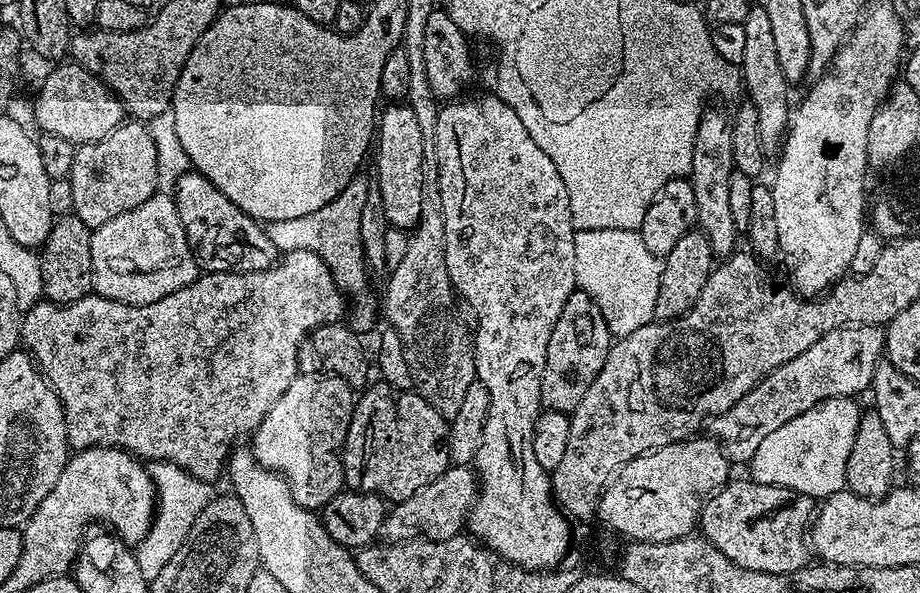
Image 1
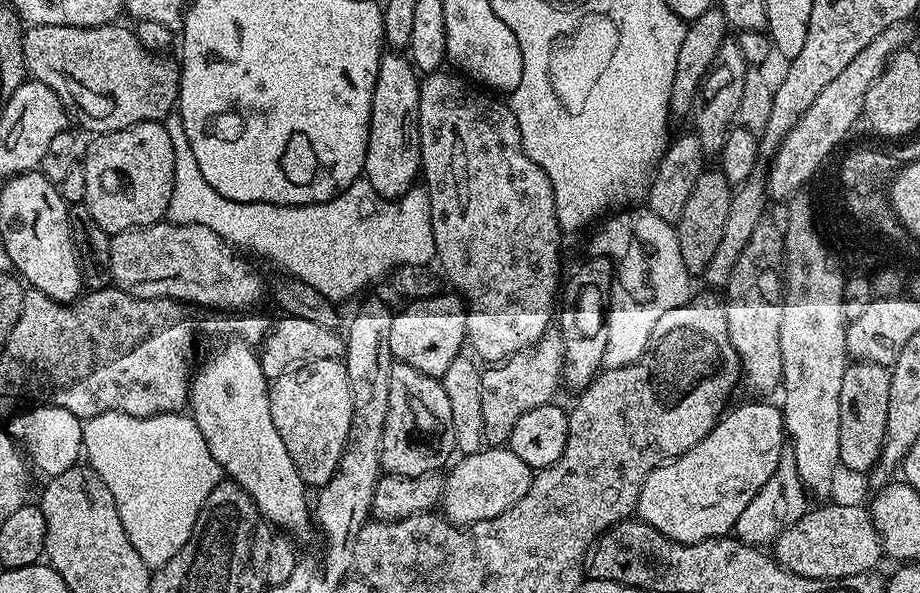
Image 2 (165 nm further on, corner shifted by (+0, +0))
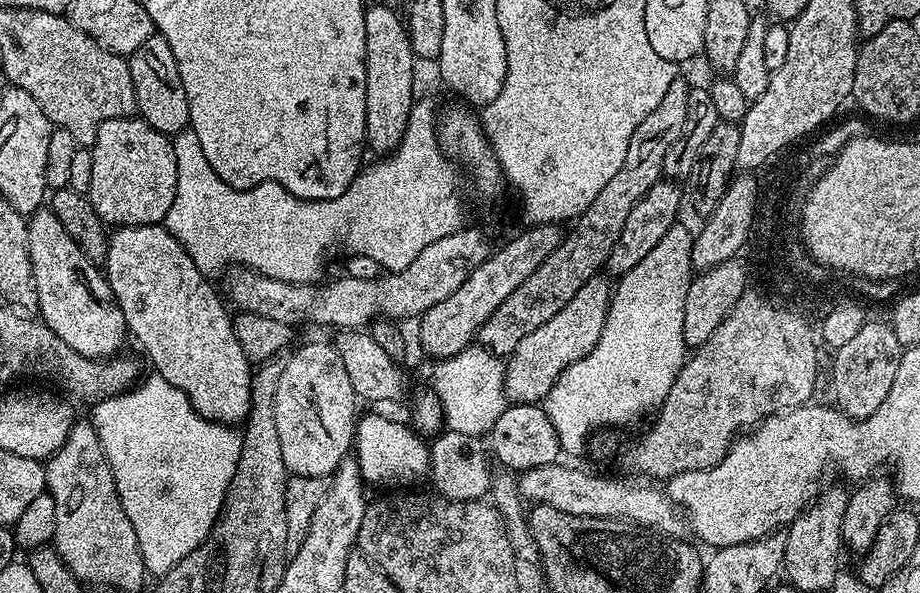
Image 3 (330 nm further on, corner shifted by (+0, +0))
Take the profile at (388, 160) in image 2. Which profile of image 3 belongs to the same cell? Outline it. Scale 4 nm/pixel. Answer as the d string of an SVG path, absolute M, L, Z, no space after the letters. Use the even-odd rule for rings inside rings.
M369 3L364 9L366 18L366 126L364 135L369 149L383 154L395 152L406 134L406 122L414 103L412 87L416 84L418 61L412 52L412 43L408 37L408 25L388 4Z

